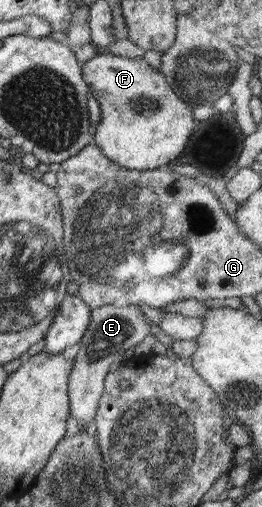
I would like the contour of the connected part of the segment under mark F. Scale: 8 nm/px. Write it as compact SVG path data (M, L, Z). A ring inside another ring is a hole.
M98 52L95 57L82 64L81 73L89 85L91 95L99 102L101 110L101 122L97 123L93 142L115 164L129 170L155 170L161 164L175 160L177 152L185 150L191 134L195 132L199 123L193 117L194 106L184 102L171 90L165 75L156 67L153 58L130 59L110 52Z

